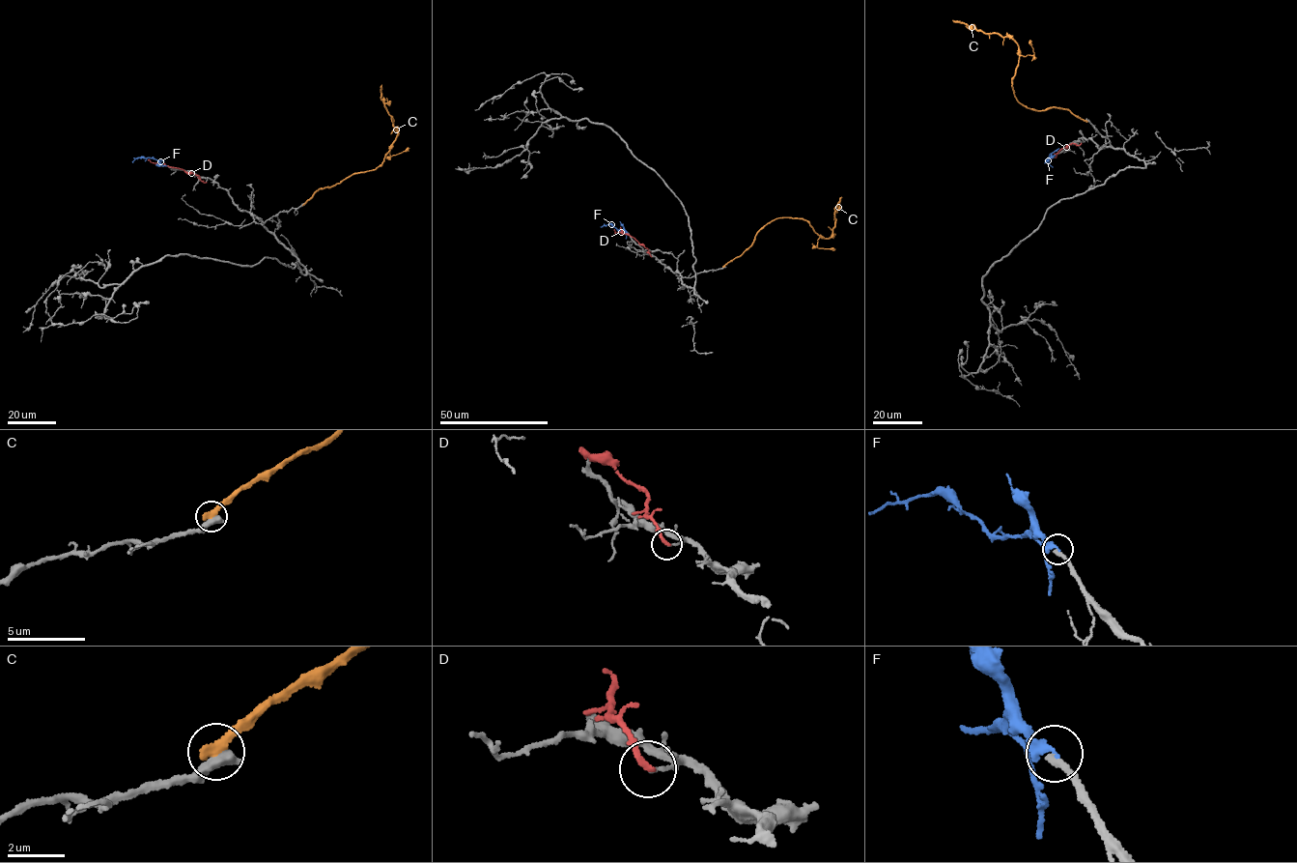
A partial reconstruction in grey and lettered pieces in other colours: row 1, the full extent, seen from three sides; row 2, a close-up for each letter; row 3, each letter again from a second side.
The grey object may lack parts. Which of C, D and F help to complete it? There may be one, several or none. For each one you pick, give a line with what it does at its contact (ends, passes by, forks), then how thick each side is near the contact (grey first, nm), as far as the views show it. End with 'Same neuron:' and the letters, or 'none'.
F: It ends there. Thickness 240 nm (grey) against 280 nm
Same neuron: F

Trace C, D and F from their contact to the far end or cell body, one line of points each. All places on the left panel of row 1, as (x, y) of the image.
C: (303, 205), (322, 188), (331, 186), (348, 176), (374, 169), (382, 163), (397, 131), (380, 97), (381, 85)
D: (206, 182), (183, 169), (149, 160)
F: (166, 165), (142, 158), (132, 162)

